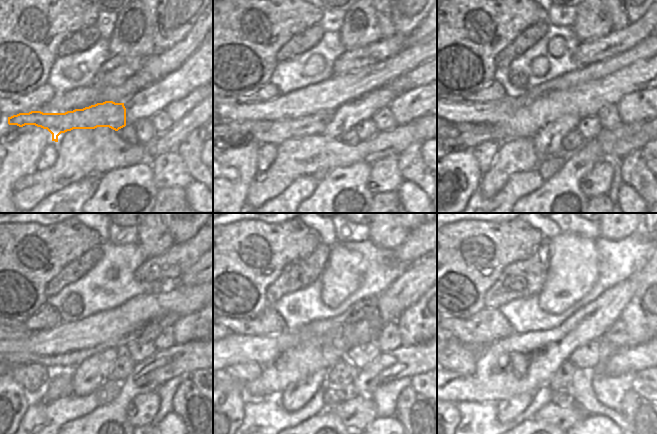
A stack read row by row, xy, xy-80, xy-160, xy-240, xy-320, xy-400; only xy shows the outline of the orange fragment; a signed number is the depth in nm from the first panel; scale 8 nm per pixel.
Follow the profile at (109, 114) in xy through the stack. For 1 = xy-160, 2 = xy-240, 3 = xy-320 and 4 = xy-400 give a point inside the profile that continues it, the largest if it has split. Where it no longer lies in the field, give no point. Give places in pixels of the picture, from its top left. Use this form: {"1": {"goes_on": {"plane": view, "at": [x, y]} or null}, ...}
{"1": {"goes_on": {"plane": "xy-160", "at": [458, 136]}}, "2": {"goes_on": {"plane": "xy-240", "at": [9, 367]}}, "3": {"goes_on": null}, "4": {"goes_on": null}}

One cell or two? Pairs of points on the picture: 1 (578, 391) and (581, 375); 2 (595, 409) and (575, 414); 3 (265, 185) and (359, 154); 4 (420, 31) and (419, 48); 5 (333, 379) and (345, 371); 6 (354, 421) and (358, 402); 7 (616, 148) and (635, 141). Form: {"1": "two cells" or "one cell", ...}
{"1": "one cell", "2": "two cells", "3": "one cell", "4": "two cells", "5": "one cell", "6": "one cell", "7": "one cell"}

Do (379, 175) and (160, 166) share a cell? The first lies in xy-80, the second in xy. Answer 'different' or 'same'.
same

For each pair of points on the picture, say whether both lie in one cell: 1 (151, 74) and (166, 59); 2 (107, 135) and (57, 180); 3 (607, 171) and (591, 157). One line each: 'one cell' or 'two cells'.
1: one cell
2: one cell
3: two cells

